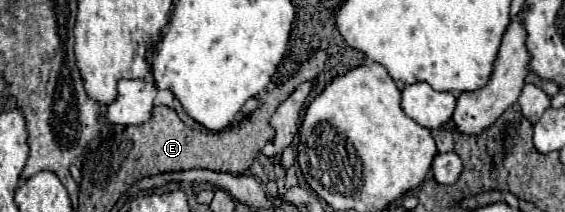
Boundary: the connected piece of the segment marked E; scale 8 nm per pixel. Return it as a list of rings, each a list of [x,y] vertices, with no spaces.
[[[313,53],[309,61],[299,69],[295,77],[285,81],[283,85],[277,85],[271,91],[265,91],[259,97],[259,109],[255,109],[249,117],[245,117],[239,125],[221,129],[217,133],[207,129],[191,129],[187,127],[175,109],[169,109],[167,105],[159,105],[153,109],[153,119],[135,127],[135,149],[145,153],[145,177],[165,173],[165,171],[183,171],[183,169],[213,169],[213,171],[225,171],[233,175],[241,175],[249,169],[261,147],[271,141],[275,135],[269,119],[275,113],[275,109],[307,79],[313,79],[321,67],[323,67],[325,55]]]

